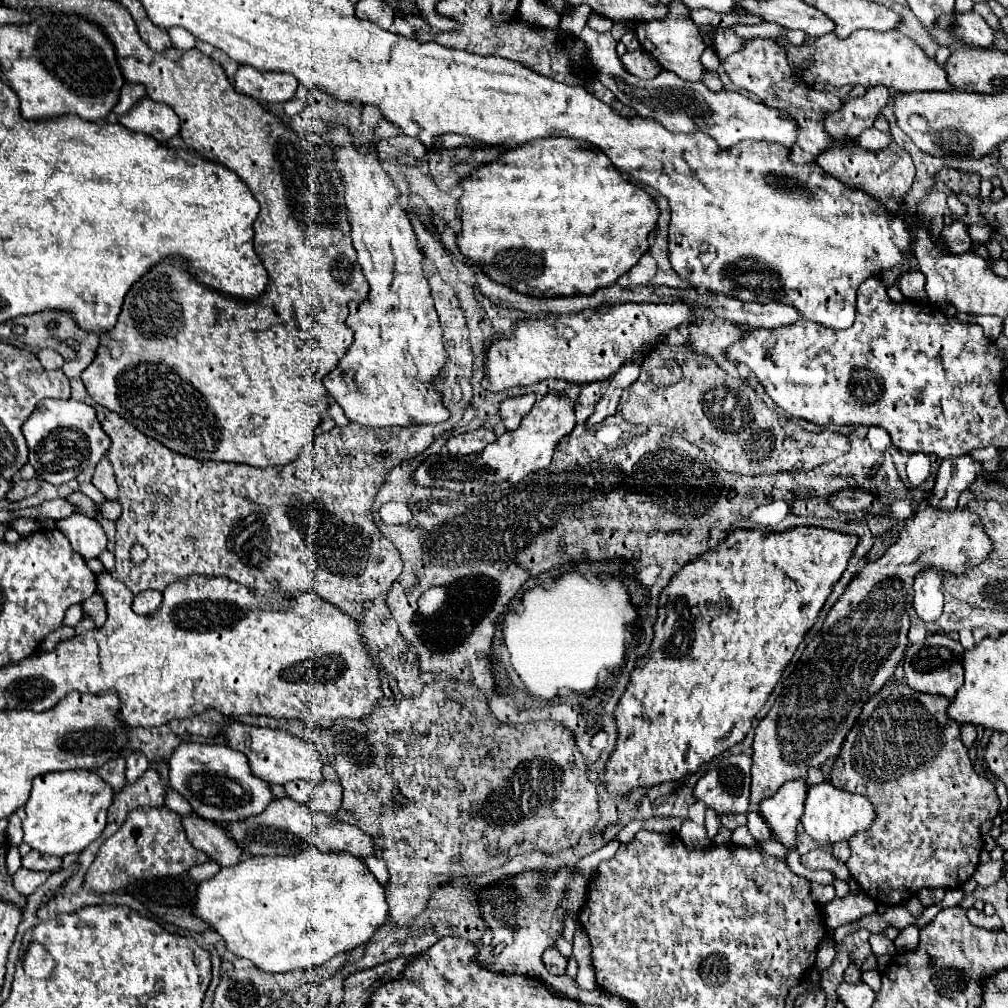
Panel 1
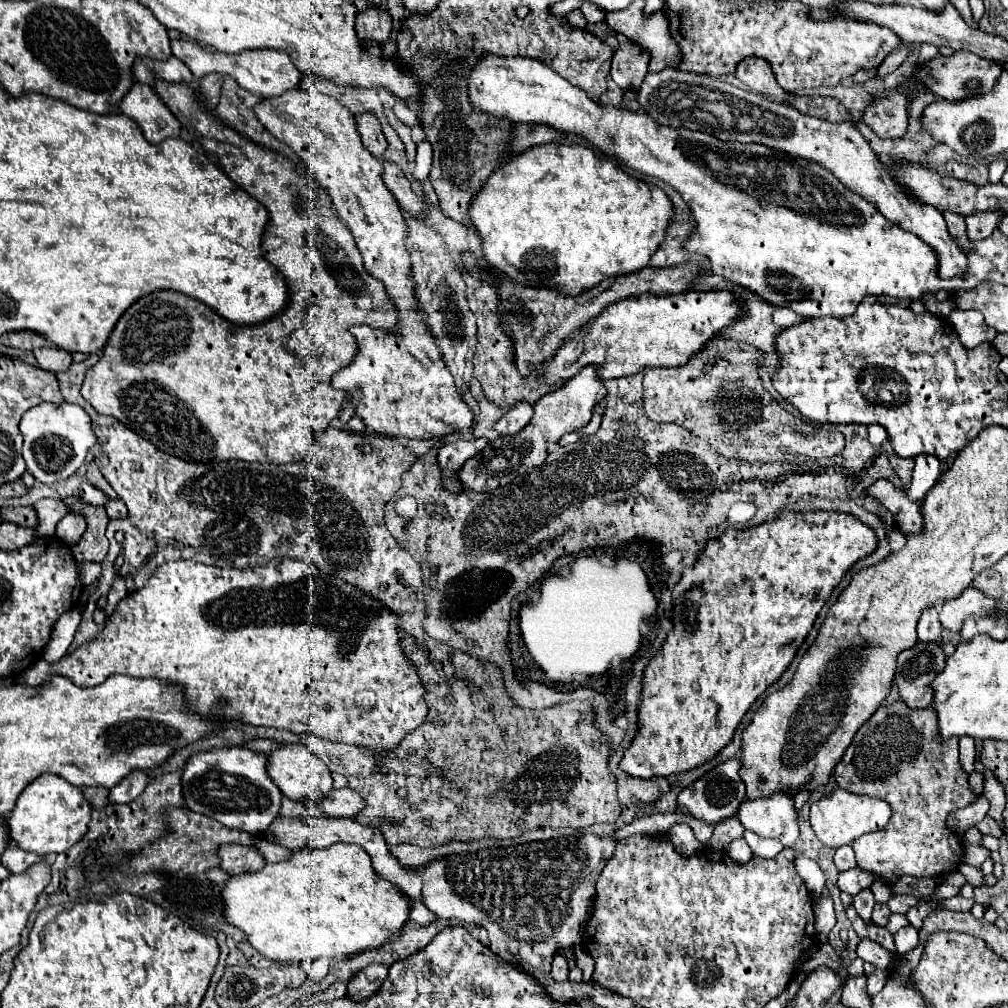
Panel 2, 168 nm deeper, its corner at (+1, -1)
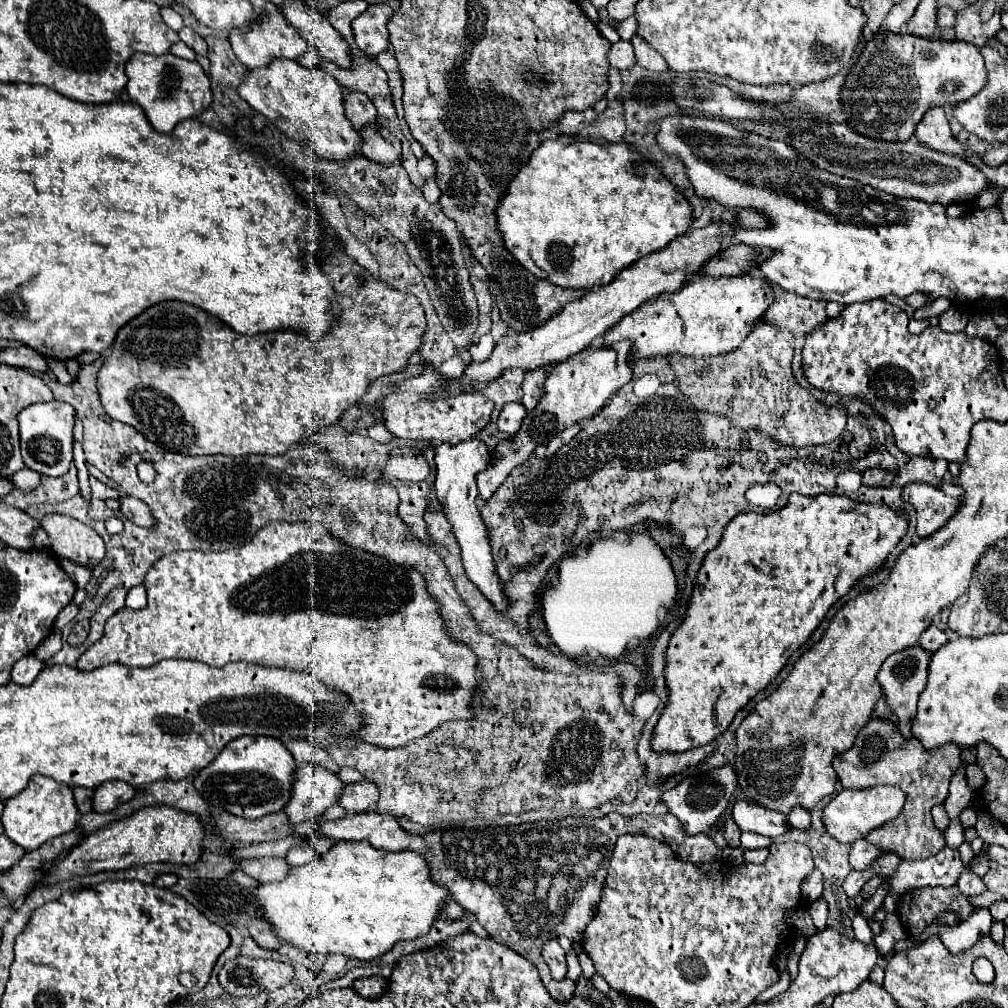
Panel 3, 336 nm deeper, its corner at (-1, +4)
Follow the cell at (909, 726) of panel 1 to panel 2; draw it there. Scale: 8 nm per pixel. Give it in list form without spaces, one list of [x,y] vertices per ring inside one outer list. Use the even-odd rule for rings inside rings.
[[[904,701],[880,705],[878,711],[856,731],[844,757],[834,767],[834,779],[842,789],[884,799],[892,809],[890,823],[884,829],[852,841],[860,869],[884,879],[886,883],[894,883],[904,875],[936,879],[936,875],[948,875],[958,869],[964,859],[964,843],[960,843],[958,835],[946,827],[946,817],[956,809],[972,805],[980,795],[970,787],[968,773],[958,761],[958,739],[940,739],[938,719],[932,707],[910,709]]]

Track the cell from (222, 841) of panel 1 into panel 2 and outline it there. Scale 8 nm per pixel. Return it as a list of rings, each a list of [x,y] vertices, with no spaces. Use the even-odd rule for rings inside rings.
[[[220,845],[216,853],[220,855],[220,869],[226,873],[258,871],[266,863],[256,849],[244,845]]]

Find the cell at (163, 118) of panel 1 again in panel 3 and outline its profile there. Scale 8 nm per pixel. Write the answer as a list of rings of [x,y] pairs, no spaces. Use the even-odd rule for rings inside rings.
[[[172,52],[162,56],[152,54],[134,54],[126,64],[128,74],[128,94],[130,98],[144,108],[146,118],[158,132],[172,132],[180,120],[200,116],[212,102],[210,80],[200,68],[198,62],[178,58]]]

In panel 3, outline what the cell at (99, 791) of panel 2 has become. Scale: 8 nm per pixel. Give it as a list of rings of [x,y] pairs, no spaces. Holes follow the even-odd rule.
[[[72,788],[74,792],[74,802],[78,806],[80,814],[88,814],[92,810],[92,796],[94,790],[86,790],[86,788]]]

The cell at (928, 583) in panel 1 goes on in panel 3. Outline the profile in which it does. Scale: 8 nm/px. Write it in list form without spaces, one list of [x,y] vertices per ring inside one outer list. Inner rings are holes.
[[[930,626],[930,628],[920,636],[920,644],[922,644],[922,648],[924,648],[924,650],[930,650],[930,652],[938,650],[938,648],[944,646],[946,642],[948,642],[946,634],[944,634],[942,630],[938,630],[936,626]]]

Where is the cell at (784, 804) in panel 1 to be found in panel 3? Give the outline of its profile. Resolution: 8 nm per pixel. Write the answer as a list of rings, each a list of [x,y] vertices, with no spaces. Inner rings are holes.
[[[738,800],[732,810],[732,818],[742,832],[754,832],[760,836],[776,838],[788,832],[788,816],[774,810],[766,810],[758,804],[748,804]]]

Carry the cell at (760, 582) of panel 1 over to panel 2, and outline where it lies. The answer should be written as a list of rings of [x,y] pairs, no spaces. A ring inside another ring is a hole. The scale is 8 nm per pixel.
[[[836,511],[782,513],[780,517],[766,521],[762,525],[756,525],[750,529],[740,529],[740,531],[730,527],[720,537],[710,539],[706,543],[706,547],[700,551],[696,563],[682,571],[682,579],[680,579],[680,583],[676,583],[676,587],[672,591],[672,605],[674,605],[672,607],[672,625],[674,625],[674,629],[668,633],[660,651],[650,659],[650,663],[644,669],[642,695],[640,695],[640,707],[638,707],[638,733],[636,733],[634,741],[630,743],[630,747],[626,749],[626,753],[620,761],[620,769],[632,777],[652,779],[652,777],[666,777],[672,773],[690,771],[690,769],[706,763],[708,759],[716,757],[720,753],[720,749],[724,749],[732,741],[736,727],[740,725],[742,717],[748,713],[752,703],[760,697],[760,693],[764,693],[772,683],[776,683],[780,679],[782,671],[788,669],[798,647],[802,645],[802,641],[810,633],[824,601],[834,591],[834,585],[840,583],[840,579],[844,577],[844,573],[850,569],[852,563],[856,563],[864,555],[872,553],[874,549],[876,549],[876,535],[872,533],[872,529],[868,529],[856,517],[846,515],[846,513],[836,513]]]

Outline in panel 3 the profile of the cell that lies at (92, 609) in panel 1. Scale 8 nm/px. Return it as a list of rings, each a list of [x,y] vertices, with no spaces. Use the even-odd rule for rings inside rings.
[[[85,619],[78,622],[72,629],[70,635],[68,636],[67,642],[71,646],[79,646],[88,637],[90,630],[90,620]]]

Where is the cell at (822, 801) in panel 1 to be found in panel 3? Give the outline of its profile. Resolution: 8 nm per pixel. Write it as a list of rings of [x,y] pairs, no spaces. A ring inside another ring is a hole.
[[[876,786],[864,790],[842,790],[830,804],[824,808],[824,824],[838,842],[852,844],[862,840],[868,832],[880,828],[884,822],[896,818],[902,812],[906,794],[898,786]]]

